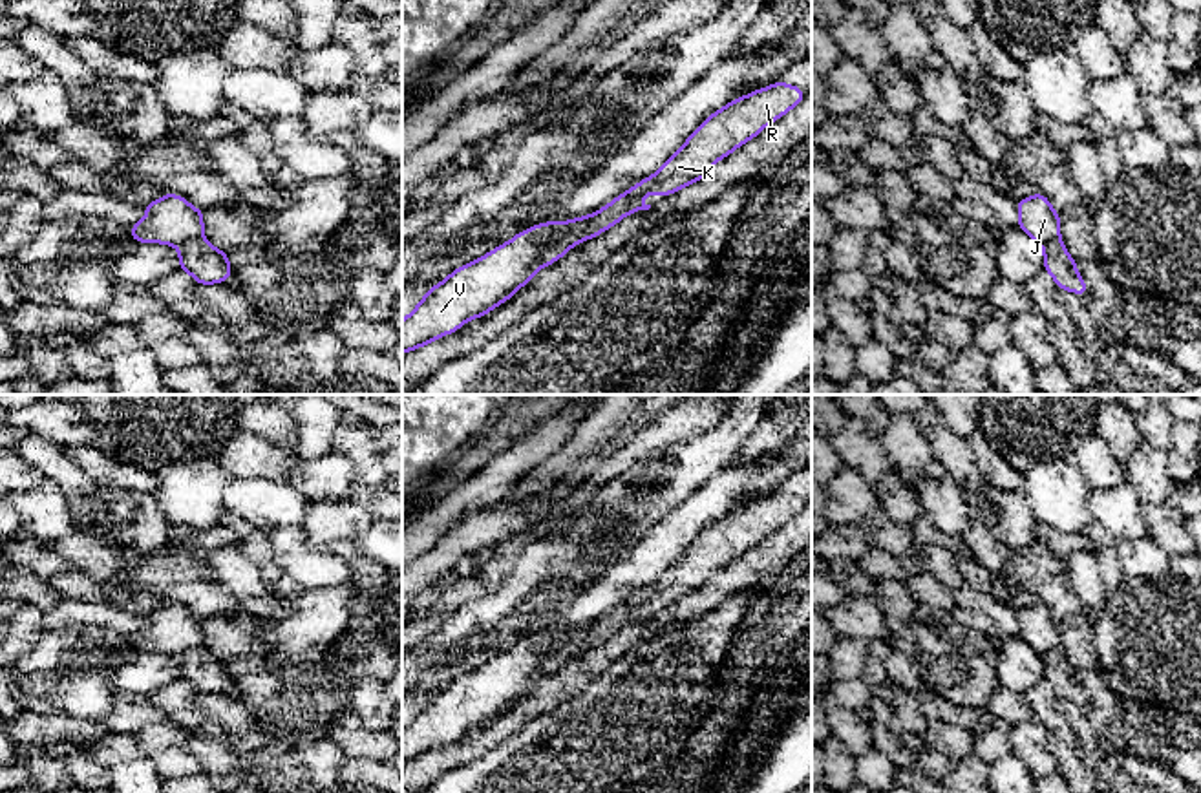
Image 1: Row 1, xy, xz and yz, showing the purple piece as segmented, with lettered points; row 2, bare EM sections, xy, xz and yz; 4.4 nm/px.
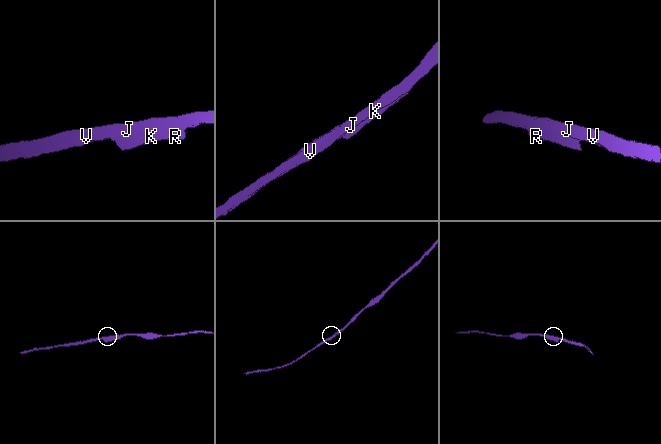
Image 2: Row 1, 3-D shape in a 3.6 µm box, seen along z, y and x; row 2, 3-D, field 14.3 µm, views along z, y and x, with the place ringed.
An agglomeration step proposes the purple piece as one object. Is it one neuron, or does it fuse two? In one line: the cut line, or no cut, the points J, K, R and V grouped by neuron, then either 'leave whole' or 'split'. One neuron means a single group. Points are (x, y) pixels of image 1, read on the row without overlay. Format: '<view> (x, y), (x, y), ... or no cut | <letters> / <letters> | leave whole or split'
xz (598, 622), (573, 644), (558, 649), (540, 673) | J V / K R | split

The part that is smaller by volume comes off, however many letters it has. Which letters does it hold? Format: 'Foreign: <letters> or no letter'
Foreign: K, R

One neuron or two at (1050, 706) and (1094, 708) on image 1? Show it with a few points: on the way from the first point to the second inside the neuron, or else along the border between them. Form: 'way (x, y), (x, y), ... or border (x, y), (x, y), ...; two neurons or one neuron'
border (1059, 700), (1059, 711), (1073, 733), (1075, 746); two neurons

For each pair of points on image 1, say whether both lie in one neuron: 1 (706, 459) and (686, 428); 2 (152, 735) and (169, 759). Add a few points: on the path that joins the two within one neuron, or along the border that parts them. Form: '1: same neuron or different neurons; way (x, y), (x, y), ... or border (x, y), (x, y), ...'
1: different neurons; border (726, 413), (713, 426), (651, 454)
2: same neuron; way (158, 740), (169, 753)

